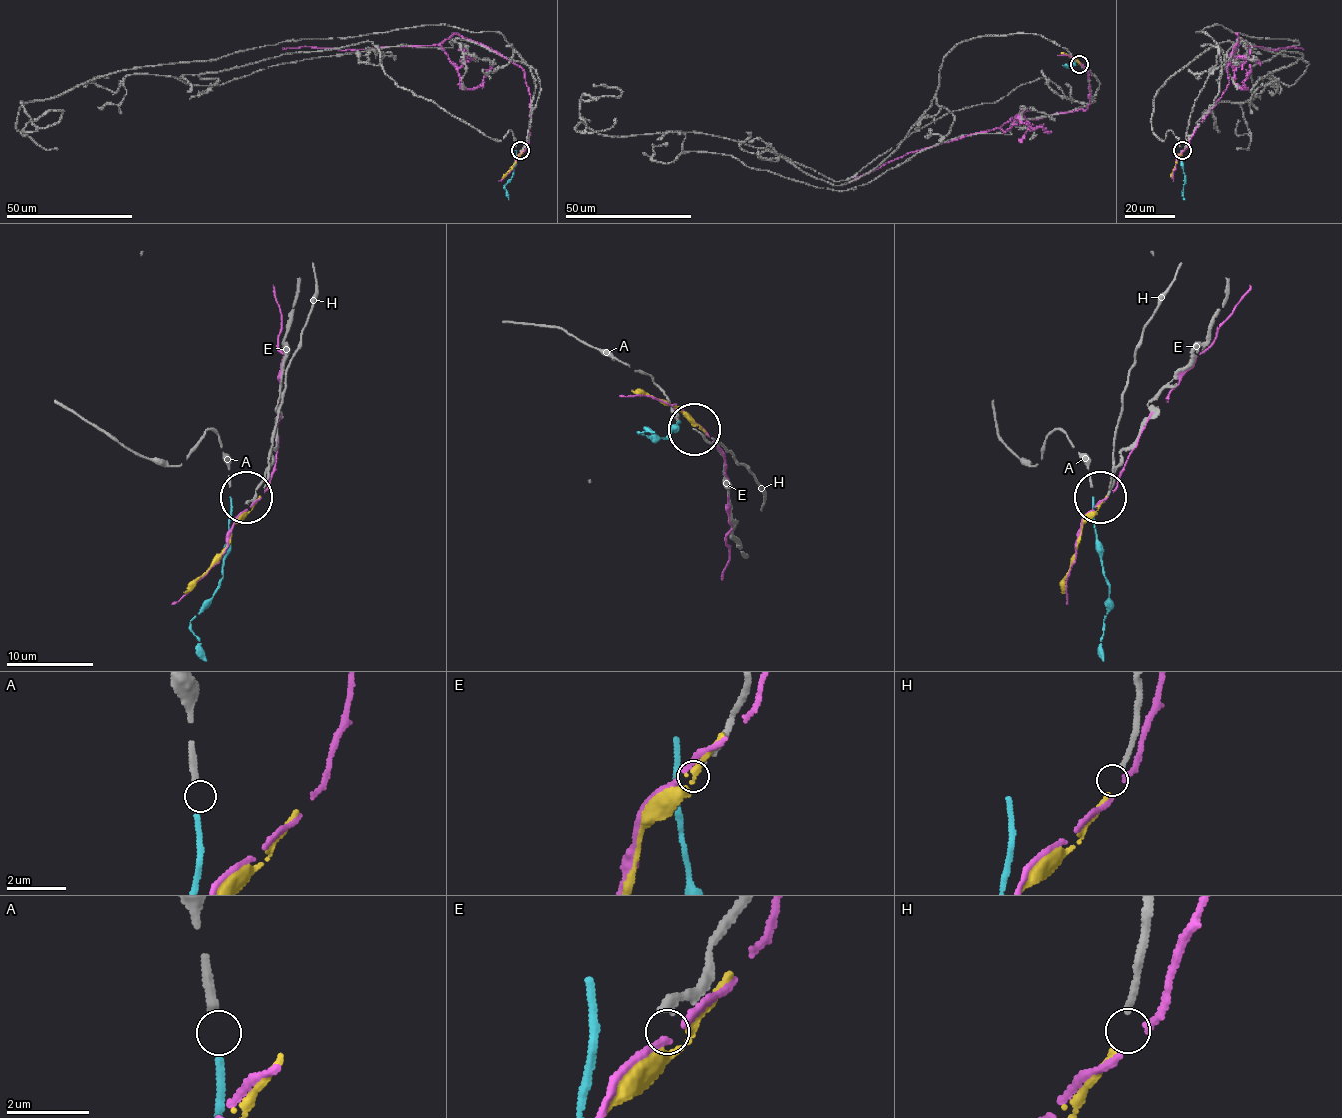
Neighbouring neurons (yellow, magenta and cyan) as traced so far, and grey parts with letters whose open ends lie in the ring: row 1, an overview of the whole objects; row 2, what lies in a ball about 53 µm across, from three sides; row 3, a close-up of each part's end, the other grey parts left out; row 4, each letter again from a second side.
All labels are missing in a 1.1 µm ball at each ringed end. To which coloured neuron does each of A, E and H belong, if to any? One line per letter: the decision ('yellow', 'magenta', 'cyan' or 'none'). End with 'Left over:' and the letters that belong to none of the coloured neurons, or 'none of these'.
A: cyan
E: none
H: yellow
Left over: E

